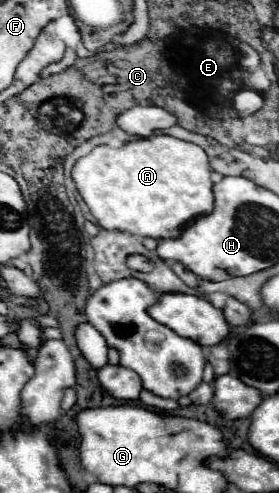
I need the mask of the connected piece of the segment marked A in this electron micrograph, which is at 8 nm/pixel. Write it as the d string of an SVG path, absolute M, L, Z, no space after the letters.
M164 133L128 141L122 147L98 145L80 157L72 181L100 227L126 231L136 237L172 239L182 229L212 211L212 179L208 155L202 147Z

